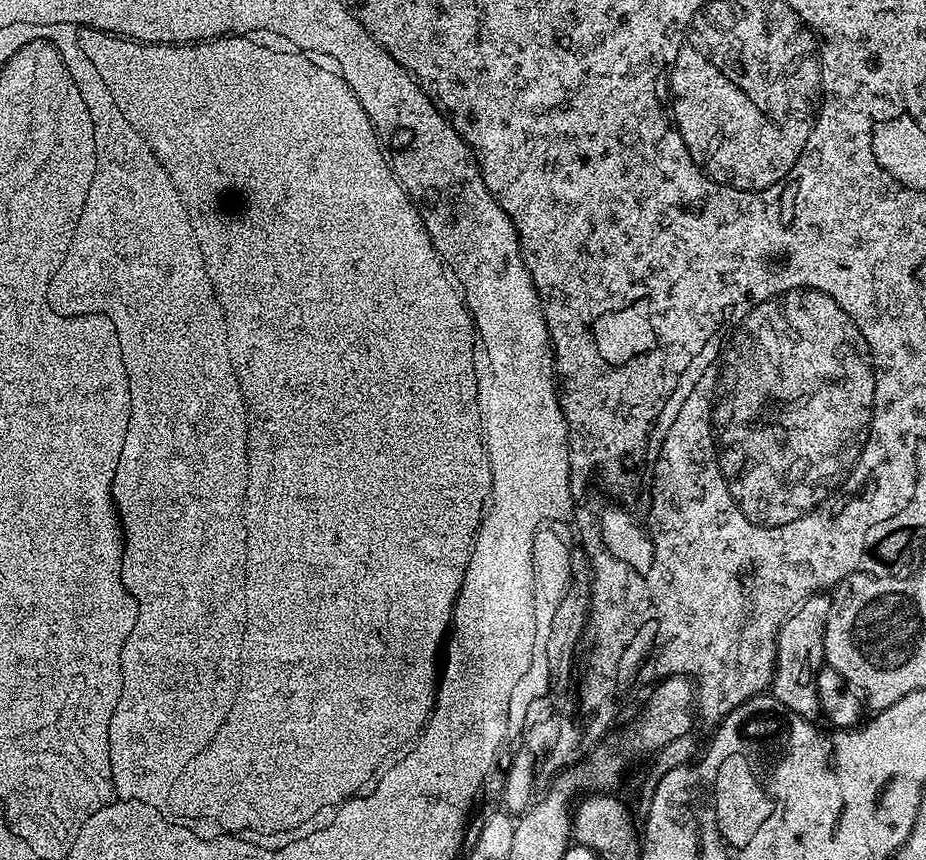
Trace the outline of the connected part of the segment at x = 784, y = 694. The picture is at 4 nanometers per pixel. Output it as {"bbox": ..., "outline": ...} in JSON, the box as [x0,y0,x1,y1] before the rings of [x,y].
{"bbox":[770,594,831,720],"outline":[[[817,594],[802,602],[802,606],[796,608],[776,635],[776,672],[772,676],[770,694],[778,702],[782,702],[782,706],[794,710],[794,714],[807,720],[821,715],[816,673],[826,664],[824,631],[826,618],[830,614],[831,601],[831,595]]]}

